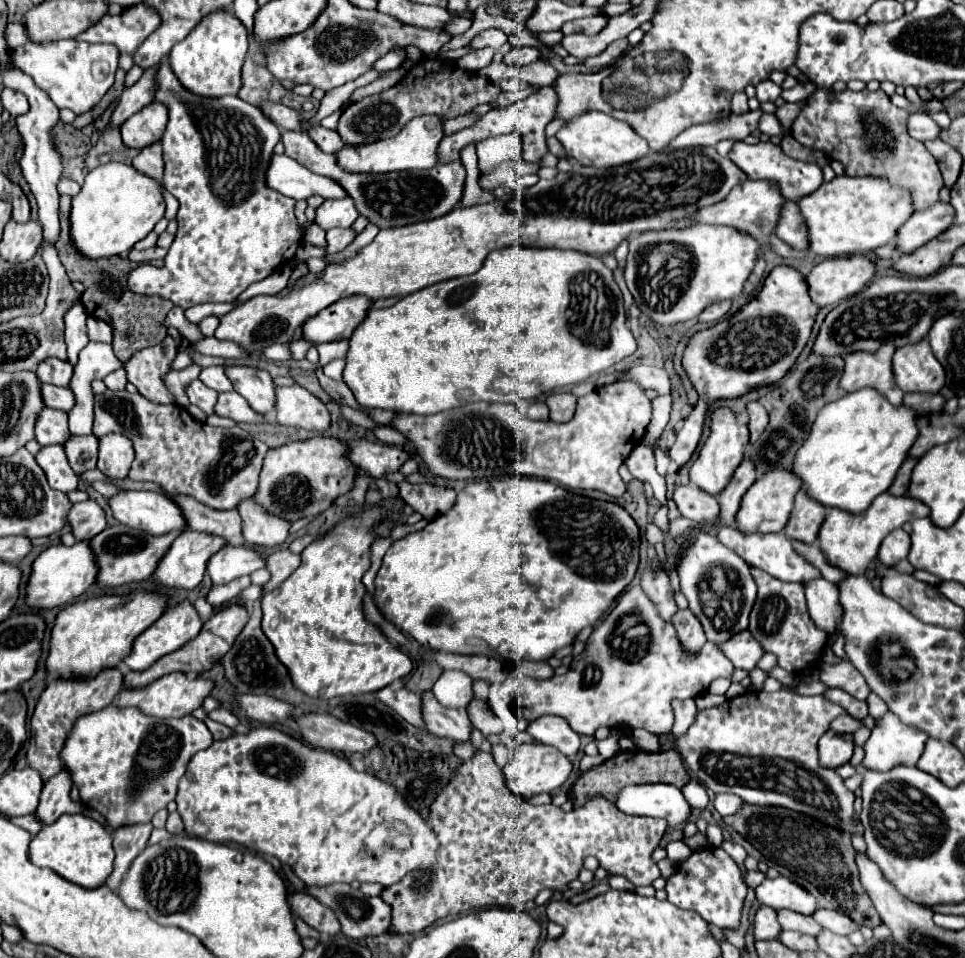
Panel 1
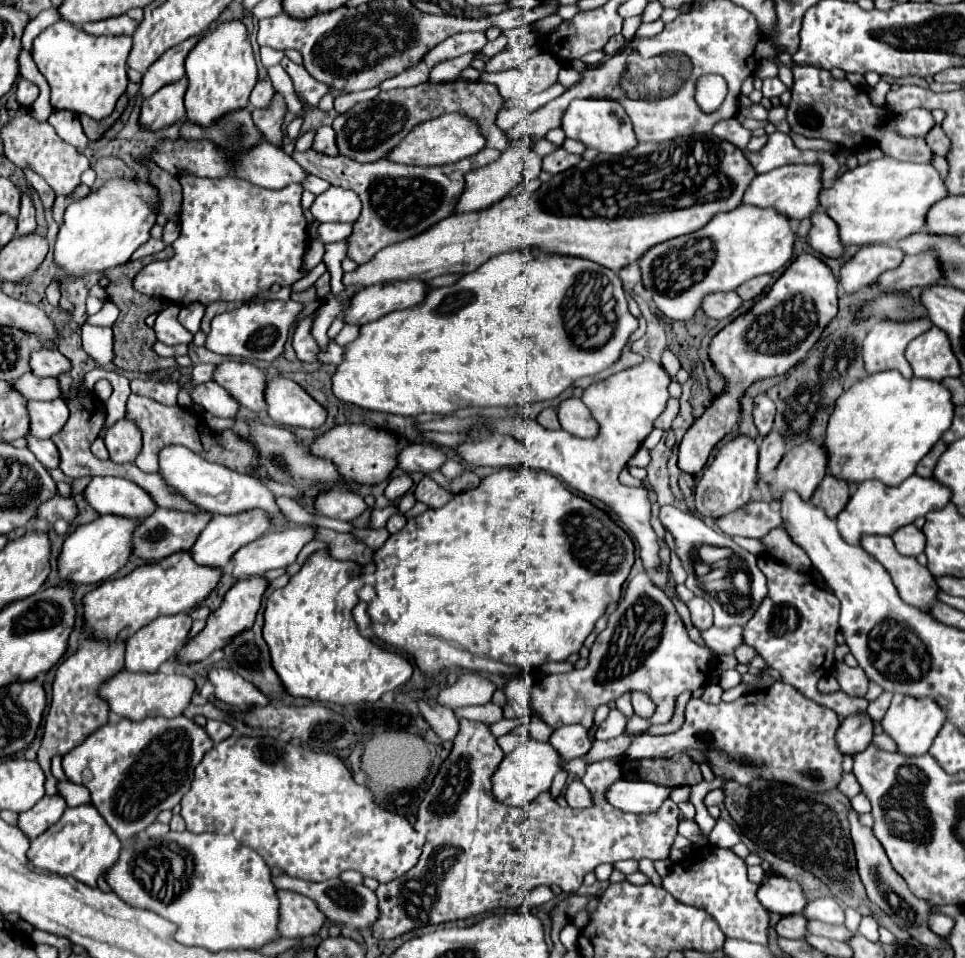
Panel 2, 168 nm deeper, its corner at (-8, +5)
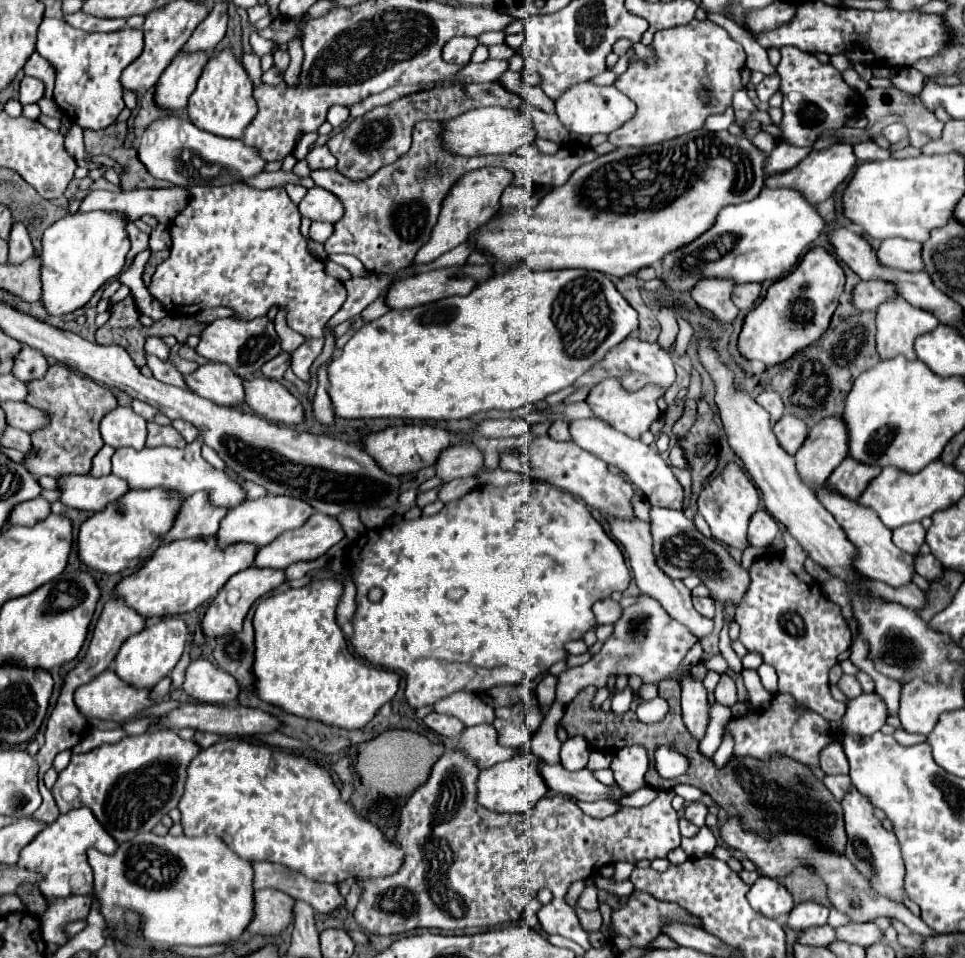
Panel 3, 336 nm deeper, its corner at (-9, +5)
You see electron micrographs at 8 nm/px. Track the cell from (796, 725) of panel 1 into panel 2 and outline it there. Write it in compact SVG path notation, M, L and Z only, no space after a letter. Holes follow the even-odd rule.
M775 682L767 690L747 692L735 702L707 704L691 698L685 708L685 724L667 736L637 736L627 748L627 760L669 758L679 752L691 756L697 764L709 764L715 776L743 786L755 780L793 784L809 792L829 792L841 782L843 754L837 750L835 732L839 716L801 696L797 688Z

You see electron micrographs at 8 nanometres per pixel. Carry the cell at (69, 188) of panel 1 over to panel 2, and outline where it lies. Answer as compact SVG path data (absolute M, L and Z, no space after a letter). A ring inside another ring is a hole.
M29 114L15 116L9 124L5 124L1 130L1 138L5 144L7 158L13 164L17 164L19 168L23 168L27 164L35 172L39 172L47 180L47 184L53 188L55 194L71 194L81 184L81 174L91 168L89 158L83 152L79 152L77 148L65 144L55 134L55 130L51 128L49 122L43 122L43 124L35 122Z

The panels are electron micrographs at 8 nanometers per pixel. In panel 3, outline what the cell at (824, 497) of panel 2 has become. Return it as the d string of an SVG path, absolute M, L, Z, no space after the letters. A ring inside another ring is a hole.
M842 460L842 464L832 472L832 476L826 480L832 490L850 496L852 500L858 500L860 494L866 490L866 486L880 474L882 468L874 468L870 464L858 464L858 460Z

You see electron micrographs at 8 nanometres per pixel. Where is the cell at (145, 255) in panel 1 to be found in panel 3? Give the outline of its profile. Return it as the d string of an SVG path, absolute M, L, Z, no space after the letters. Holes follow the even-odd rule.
M128 222L126 232L128 232L128 236L130 236L130 252L126 254L126 258L128 258L128 262L132 262L138 252L142 252L142 250L148 248L148 234L140 232L140 230L134 226L134 222Z

